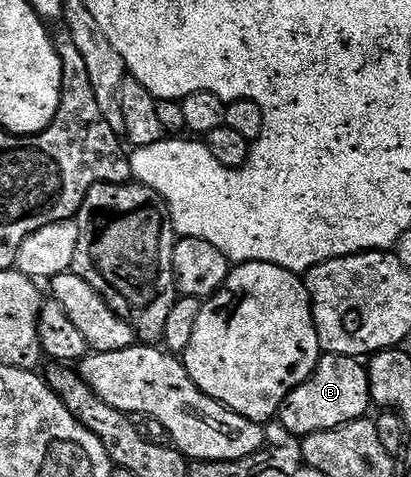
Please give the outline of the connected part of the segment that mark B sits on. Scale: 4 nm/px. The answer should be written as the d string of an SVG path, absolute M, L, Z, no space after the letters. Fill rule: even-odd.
M323 353L308 380L288 392L276 418L277 421L282 421L282 426L288 433L295 434L295 439L301 440L309 434L328 432L332 428L340 428L365 418L371 413L369 410L372 410L372 403L365 365L352 356Z

